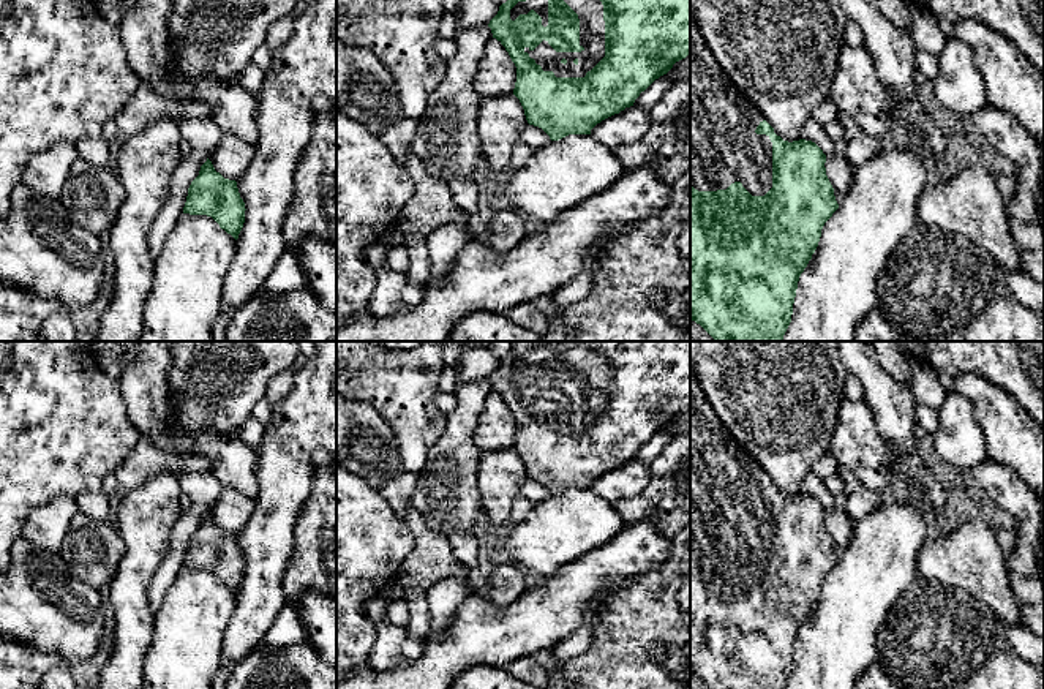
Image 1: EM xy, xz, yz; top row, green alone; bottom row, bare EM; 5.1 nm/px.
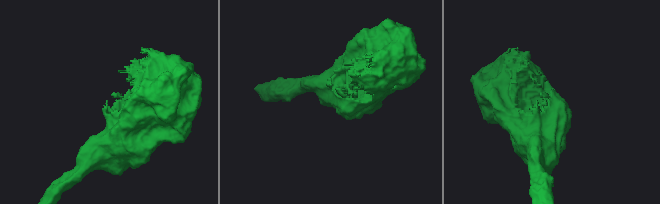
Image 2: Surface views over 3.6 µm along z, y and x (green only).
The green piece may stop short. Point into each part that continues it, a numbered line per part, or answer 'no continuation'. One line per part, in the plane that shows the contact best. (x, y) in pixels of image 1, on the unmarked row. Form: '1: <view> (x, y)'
1: xz (589, 364)

